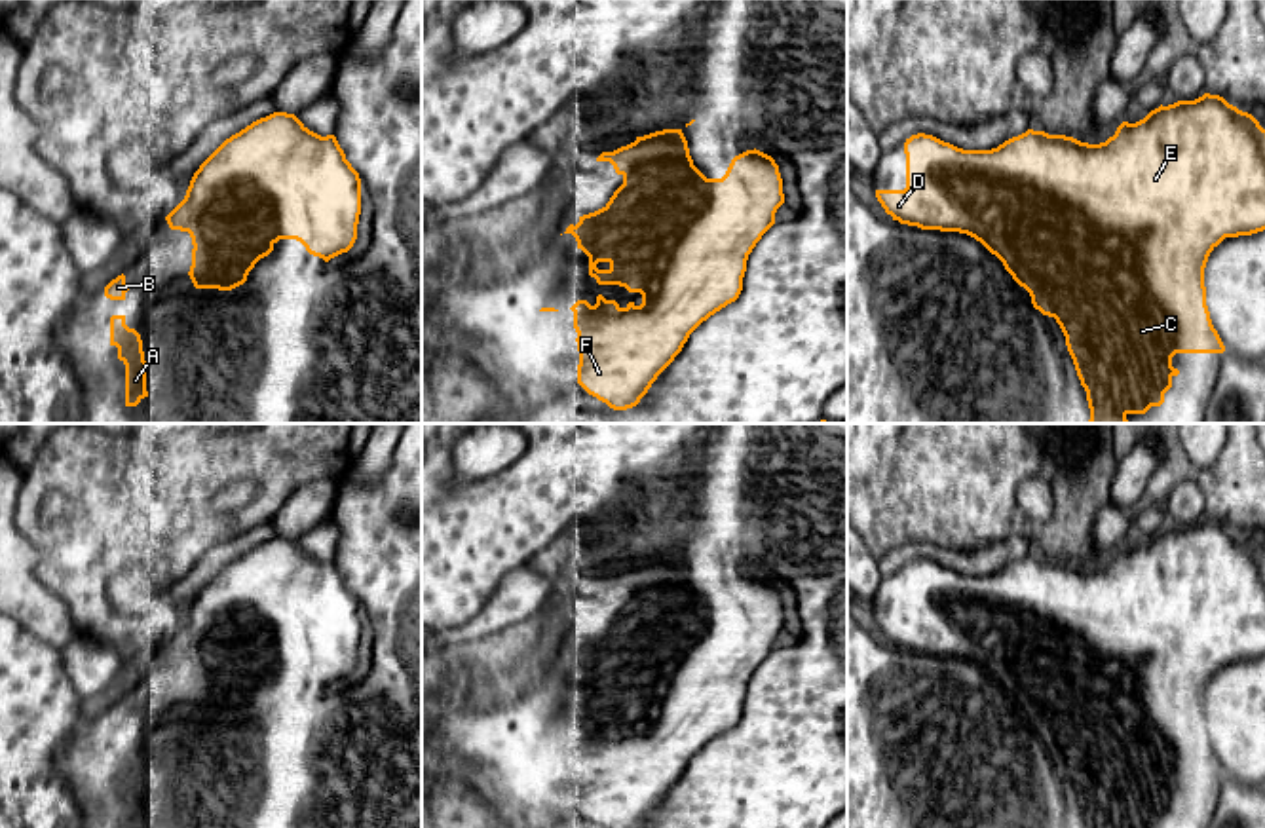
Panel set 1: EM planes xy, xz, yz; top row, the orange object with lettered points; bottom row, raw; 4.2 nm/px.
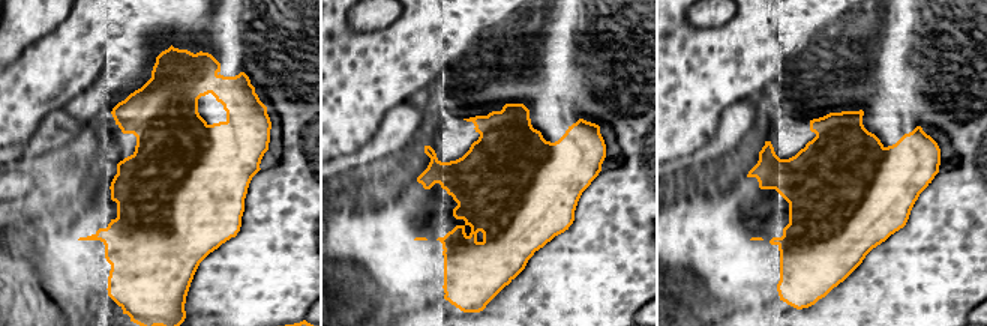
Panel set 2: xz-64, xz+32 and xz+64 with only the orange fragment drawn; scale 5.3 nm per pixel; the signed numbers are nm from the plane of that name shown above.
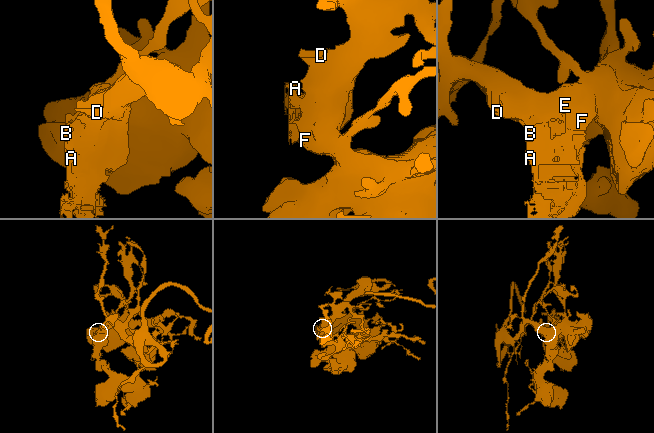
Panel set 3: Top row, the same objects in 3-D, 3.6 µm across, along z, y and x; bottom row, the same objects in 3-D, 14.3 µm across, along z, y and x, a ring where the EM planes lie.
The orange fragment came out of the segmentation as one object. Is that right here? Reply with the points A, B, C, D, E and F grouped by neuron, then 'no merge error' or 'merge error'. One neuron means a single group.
A B C D E F | no merge error

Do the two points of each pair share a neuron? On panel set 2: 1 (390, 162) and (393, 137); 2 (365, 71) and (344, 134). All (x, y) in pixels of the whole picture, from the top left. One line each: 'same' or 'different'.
1: different
2: same

